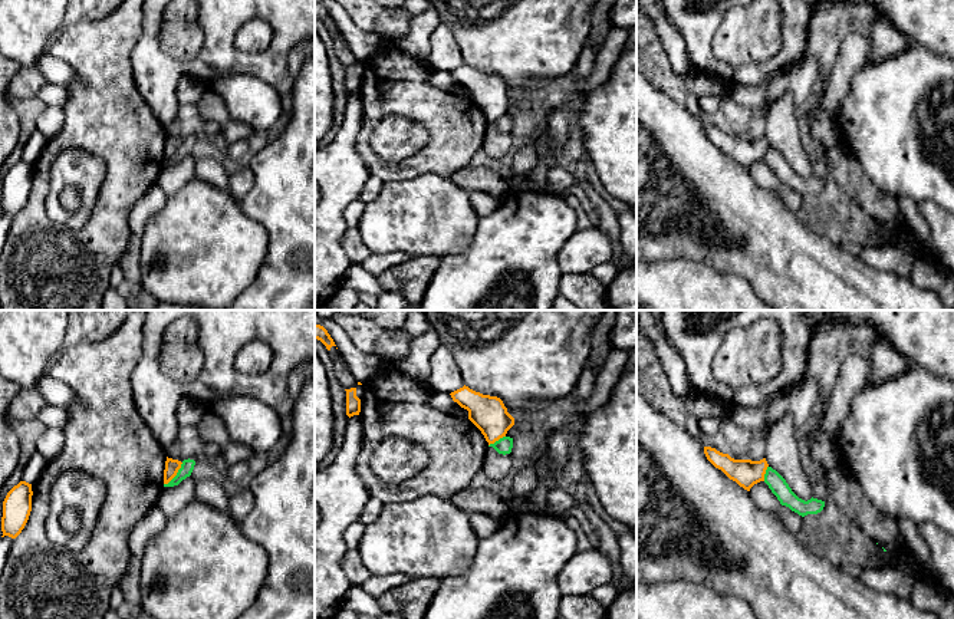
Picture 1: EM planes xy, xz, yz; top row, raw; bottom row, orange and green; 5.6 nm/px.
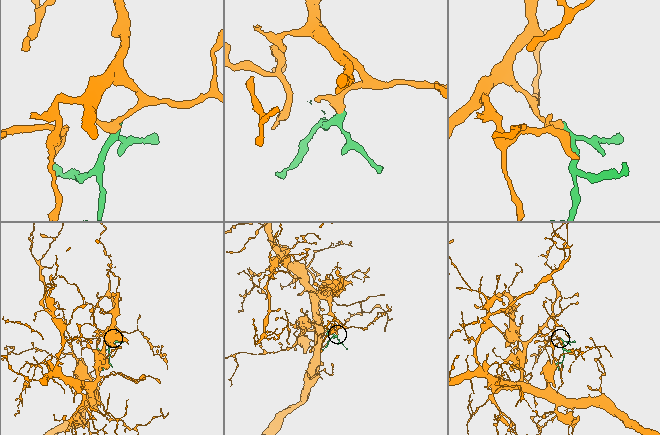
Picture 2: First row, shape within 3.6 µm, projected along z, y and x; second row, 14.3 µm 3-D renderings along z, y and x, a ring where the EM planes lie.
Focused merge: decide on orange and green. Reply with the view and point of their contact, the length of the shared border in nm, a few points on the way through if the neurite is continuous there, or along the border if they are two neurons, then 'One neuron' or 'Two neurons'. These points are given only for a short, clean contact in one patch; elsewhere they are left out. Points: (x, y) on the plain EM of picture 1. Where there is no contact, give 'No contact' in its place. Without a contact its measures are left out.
Touches orange at xy (176, 152). Shared border 170 nm. Boundary: xy (183, 141), (178, 150), (164, 163). Two neurons

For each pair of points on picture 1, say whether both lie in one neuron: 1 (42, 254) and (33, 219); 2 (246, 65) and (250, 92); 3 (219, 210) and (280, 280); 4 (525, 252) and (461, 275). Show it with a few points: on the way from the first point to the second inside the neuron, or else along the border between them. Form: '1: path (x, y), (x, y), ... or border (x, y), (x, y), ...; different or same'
1: path (35, 246), (33, 227); same
2: border (214, 76), (255, 75), (276, 92); different
3: border (262, 226), (267, 252), (256, 277), (246, 287); different
4: path (509, 260), (490, 275), (477, 275); same

